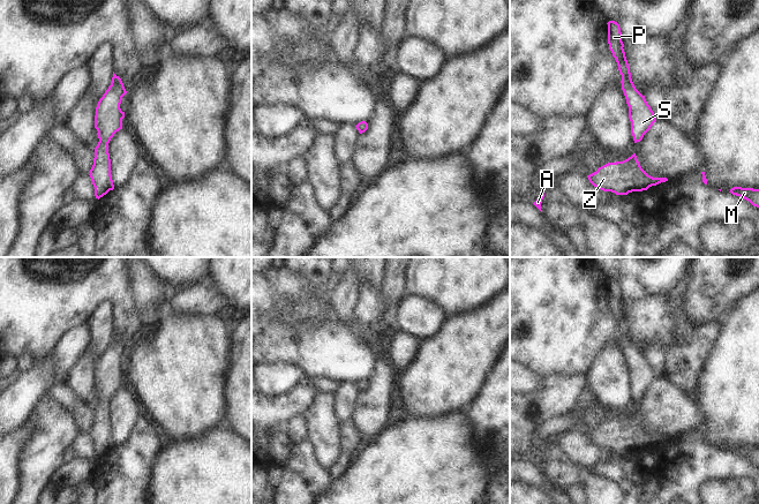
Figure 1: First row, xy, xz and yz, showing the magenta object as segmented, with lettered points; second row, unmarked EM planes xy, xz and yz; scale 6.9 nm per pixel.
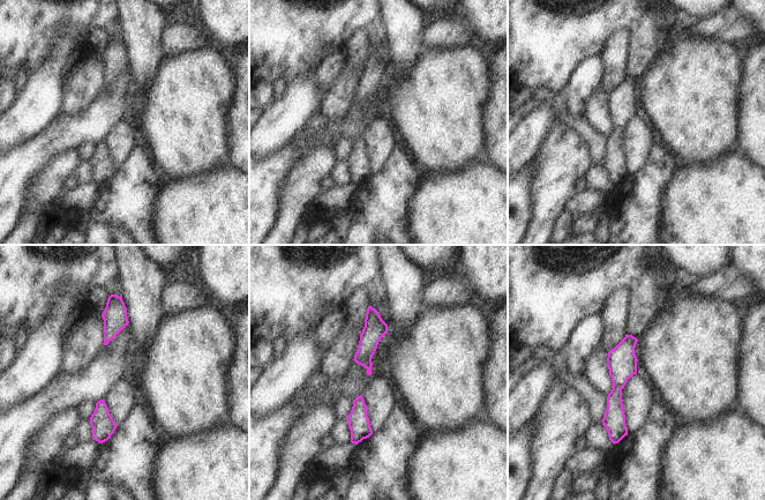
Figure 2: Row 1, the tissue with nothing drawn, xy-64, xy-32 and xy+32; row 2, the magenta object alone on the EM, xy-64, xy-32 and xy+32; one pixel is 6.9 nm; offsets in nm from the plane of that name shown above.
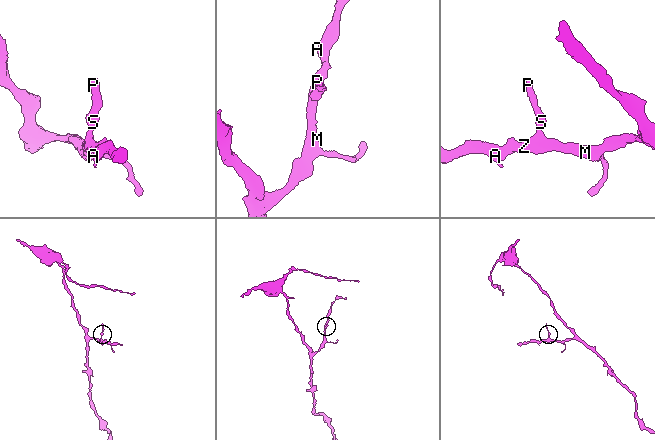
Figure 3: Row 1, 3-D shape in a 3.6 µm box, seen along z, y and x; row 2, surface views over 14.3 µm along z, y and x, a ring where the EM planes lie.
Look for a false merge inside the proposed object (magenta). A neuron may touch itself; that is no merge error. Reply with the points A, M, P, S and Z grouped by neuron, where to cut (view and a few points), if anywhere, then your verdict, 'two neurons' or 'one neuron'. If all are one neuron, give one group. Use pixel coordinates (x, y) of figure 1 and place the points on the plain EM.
groups A M P S Z; cut none; one neuron

